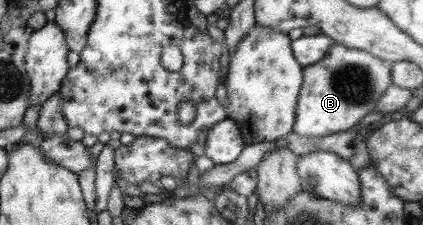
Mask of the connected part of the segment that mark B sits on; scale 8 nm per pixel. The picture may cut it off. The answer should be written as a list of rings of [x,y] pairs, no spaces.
[[[335,44],[324,59],[305,67],[305,84],[297,101],[293,131],[306,137],[324,137],[347,129],[375,111],[386,90],[393,86],[391,65],[363,49]]]

